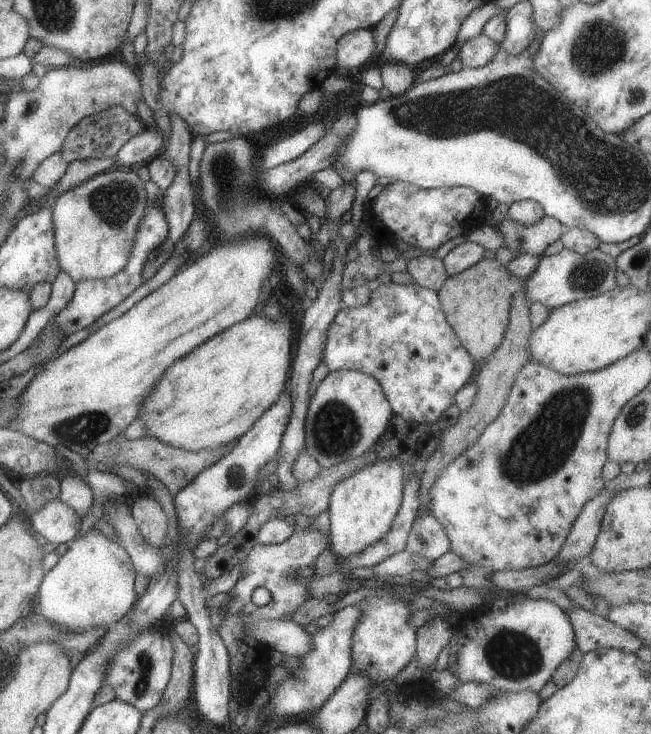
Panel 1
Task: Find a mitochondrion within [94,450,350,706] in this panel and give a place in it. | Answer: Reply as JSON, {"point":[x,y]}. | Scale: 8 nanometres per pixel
{"point":[144,670]}

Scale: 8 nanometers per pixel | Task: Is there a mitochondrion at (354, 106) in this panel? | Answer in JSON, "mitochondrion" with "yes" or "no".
{"mitochondrion":"no"}

